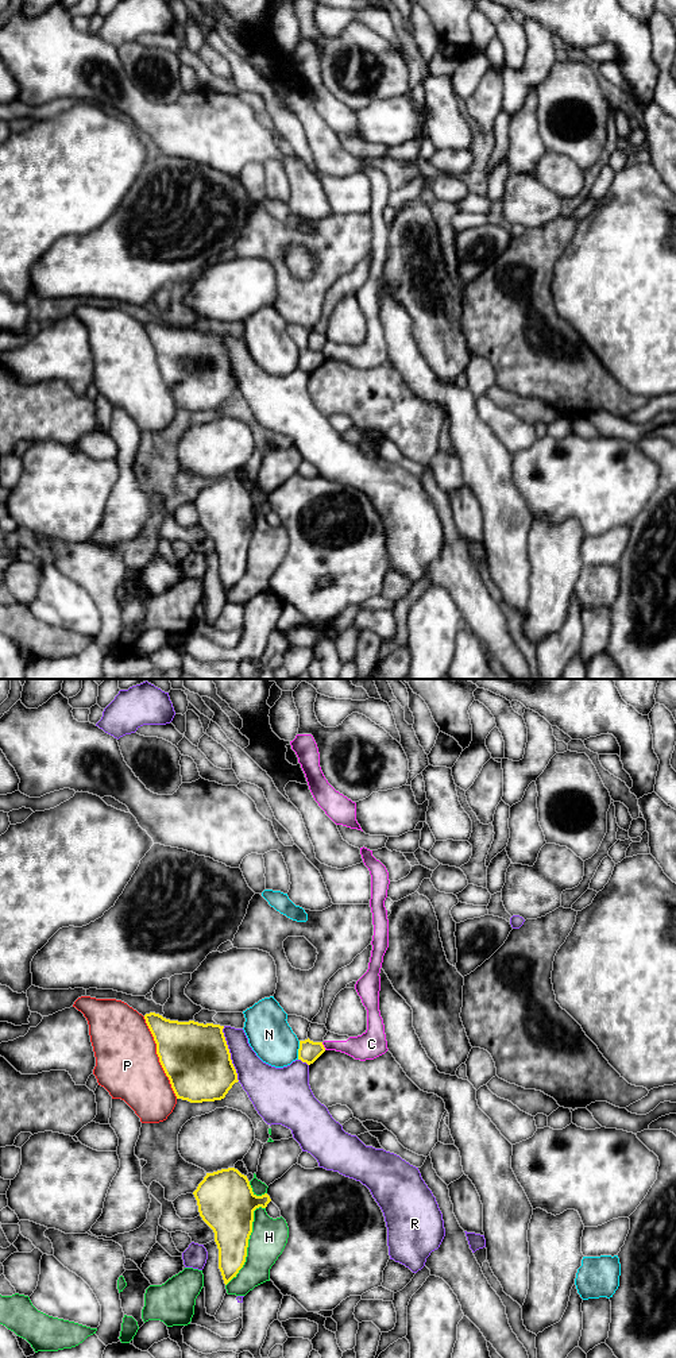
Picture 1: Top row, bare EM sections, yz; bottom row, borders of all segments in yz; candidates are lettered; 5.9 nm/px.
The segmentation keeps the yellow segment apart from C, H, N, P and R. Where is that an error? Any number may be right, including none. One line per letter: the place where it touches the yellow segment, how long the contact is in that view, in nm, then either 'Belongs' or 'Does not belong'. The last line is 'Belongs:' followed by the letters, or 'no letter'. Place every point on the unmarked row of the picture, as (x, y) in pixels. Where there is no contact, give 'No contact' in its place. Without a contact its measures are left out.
C: Touches yellow at yz (323, 355). Shared border 50 nm. Does not belong
H: Touches yellow at yz (247, 552). Shared border 550 nm. Does not belong
N: Touches yellow at yz (298, 359). Shared border 110 nm. Does not belong
P: Touches yellow at yz (158, 365). Shared border 550 nm. Does not belong
R: Touches yellow at yz (230, 362). Shared border 340 nm. Does not belong
Belongs: no letter

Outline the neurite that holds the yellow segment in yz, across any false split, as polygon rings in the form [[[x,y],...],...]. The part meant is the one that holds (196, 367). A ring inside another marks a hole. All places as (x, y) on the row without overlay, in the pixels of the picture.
[[[155,321],[146,323],[144,328],[177,408],[221,409],[239,390],[224,335],[170,329]]]

